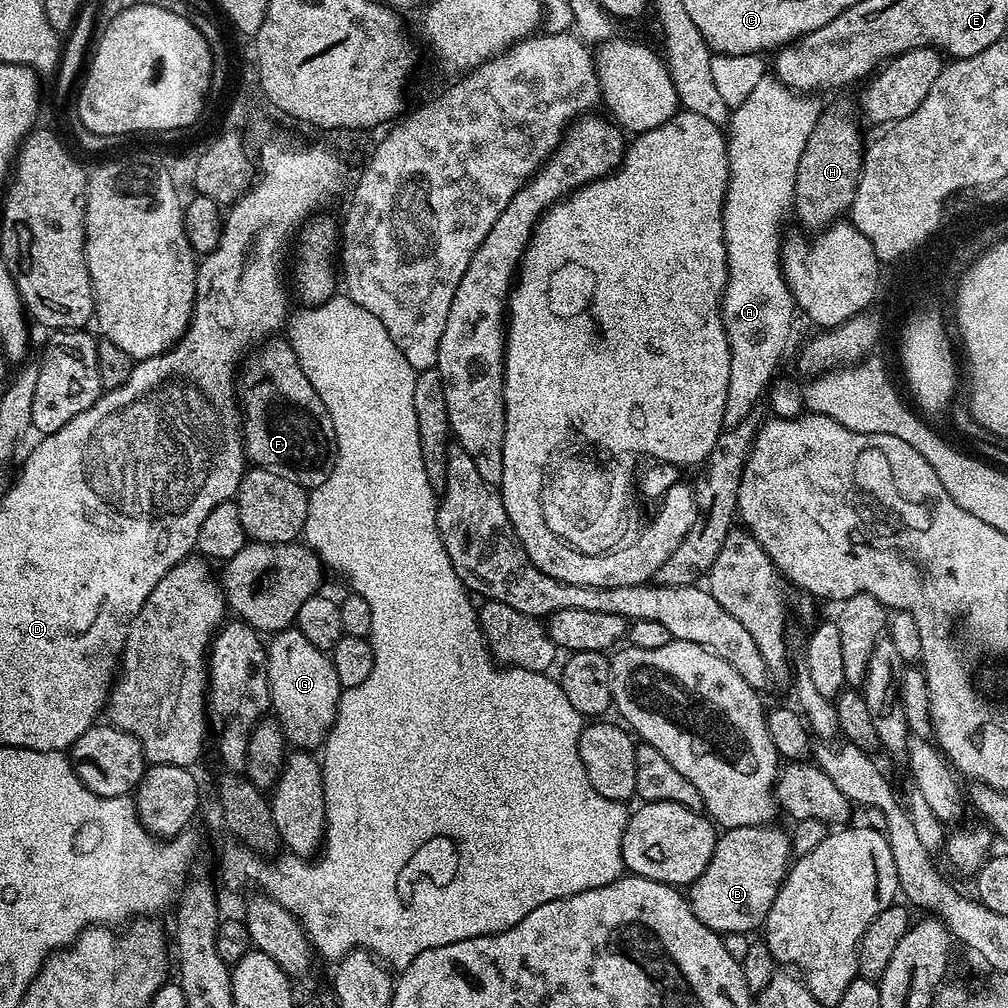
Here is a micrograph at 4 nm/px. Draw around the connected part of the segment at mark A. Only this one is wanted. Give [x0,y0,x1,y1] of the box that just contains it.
[720,74,822,428]

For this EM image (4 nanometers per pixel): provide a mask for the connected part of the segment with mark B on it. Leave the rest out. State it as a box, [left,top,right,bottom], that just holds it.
[686,826,793,934]

